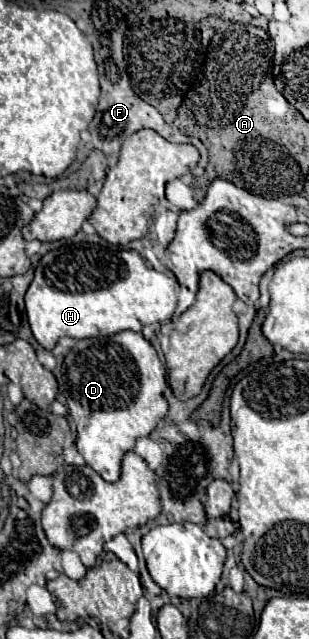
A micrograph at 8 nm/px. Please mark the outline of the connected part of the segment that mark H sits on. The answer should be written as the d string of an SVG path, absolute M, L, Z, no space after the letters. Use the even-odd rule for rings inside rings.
M88 220L84 221L73 239L63 241L61 247L51 249L41 257L39 265L35 267L35 277L25 295L31 331L35 339L49 351L61 337L87 339L99 335L115 335L119 331L141 331L145 325L169 321L175 313L175 305L177 293L165 273L149 269L137 251L123 249L121 246L113 247L111 243L101 239Z

